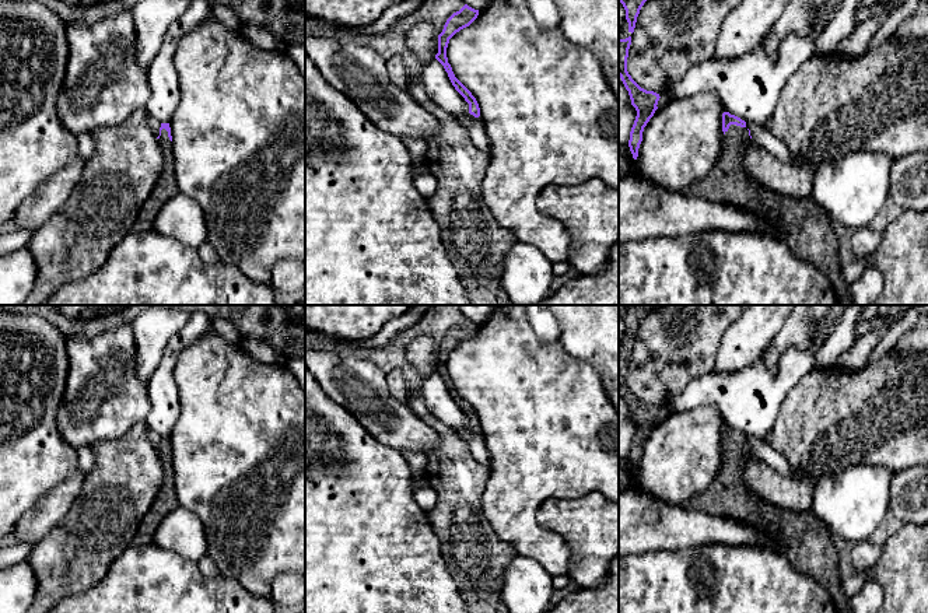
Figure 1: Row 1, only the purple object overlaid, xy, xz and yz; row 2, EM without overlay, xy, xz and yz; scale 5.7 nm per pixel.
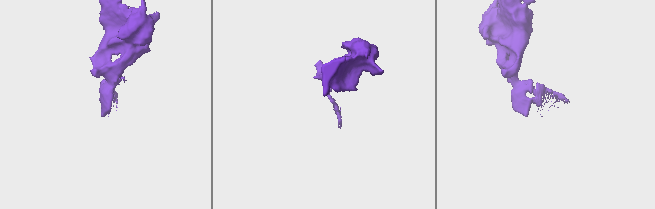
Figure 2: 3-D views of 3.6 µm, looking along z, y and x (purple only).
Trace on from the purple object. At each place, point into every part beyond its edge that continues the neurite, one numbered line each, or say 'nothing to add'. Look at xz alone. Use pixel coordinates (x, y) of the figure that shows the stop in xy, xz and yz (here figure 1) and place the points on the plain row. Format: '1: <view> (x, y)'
nothing to add

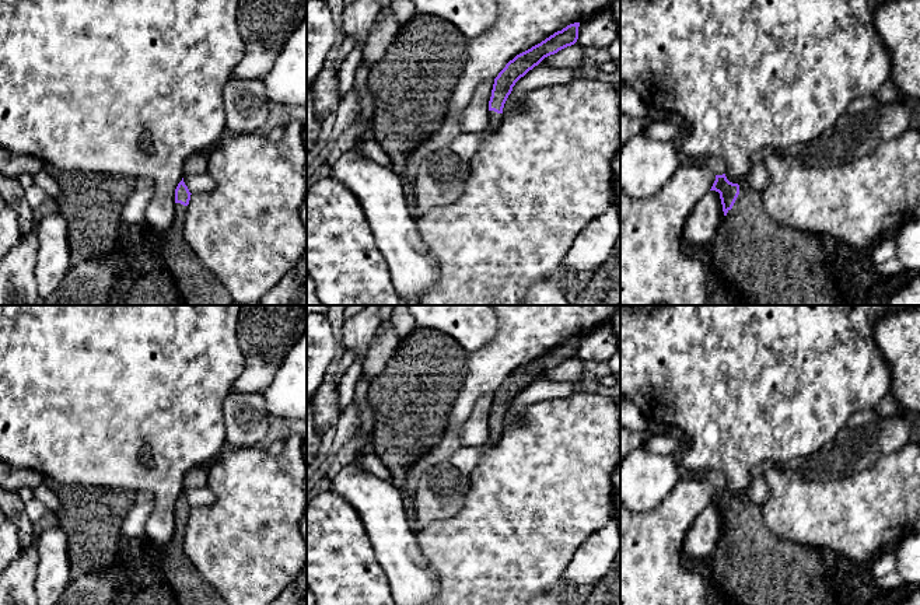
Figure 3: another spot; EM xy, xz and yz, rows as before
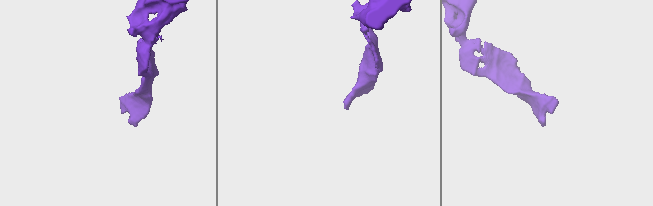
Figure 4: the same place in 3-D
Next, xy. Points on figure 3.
1: xy (188, 586)

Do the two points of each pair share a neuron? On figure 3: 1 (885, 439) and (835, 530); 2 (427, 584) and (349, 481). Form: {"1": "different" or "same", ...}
{"1": "different", "2": "same"}

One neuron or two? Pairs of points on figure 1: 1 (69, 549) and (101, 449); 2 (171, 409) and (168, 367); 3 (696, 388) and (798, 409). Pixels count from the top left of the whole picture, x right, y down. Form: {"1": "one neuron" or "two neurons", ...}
{"1": "one neuron", "2": "one neuron", "3": "two neurons"}

